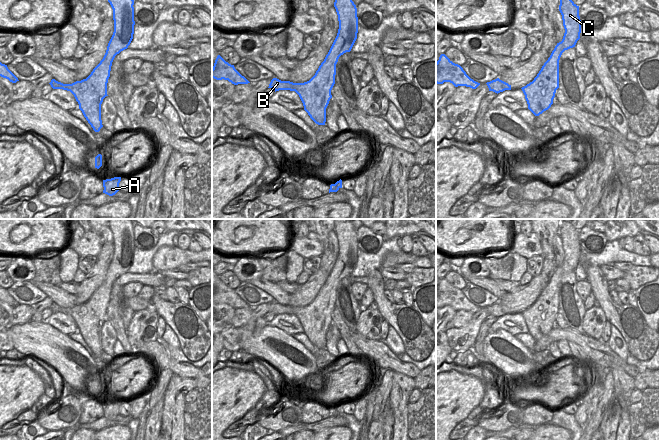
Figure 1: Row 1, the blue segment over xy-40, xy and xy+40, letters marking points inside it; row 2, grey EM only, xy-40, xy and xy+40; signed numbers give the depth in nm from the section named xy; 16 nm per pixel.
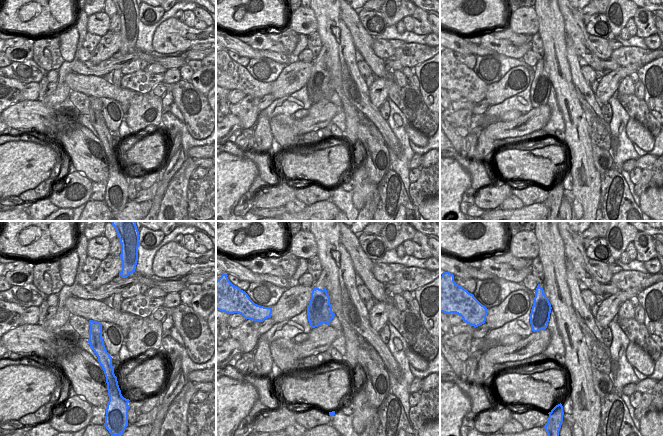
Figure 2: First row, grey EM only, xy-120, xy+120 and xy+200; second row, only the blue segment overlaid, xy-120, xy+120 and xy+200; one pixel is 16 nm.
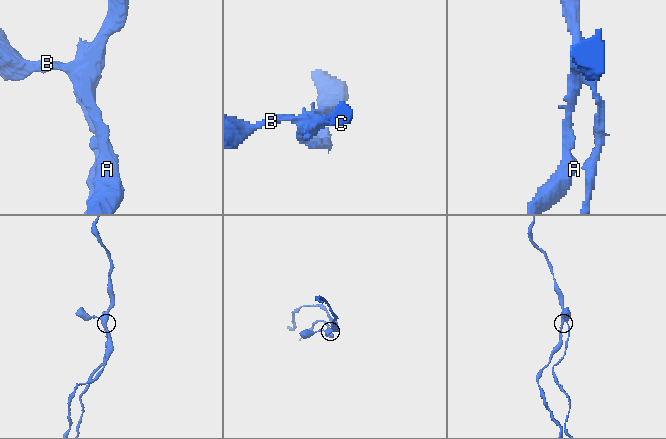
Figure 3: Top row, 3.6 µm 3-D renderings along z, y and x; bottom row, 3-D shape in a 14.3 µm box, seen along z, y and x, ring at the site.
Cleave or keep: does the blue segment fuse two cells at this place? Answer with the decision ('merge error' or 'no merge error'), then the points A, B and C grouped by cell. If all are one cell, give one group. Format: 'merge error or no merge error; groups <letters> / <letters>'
merge error; groups A C / B

